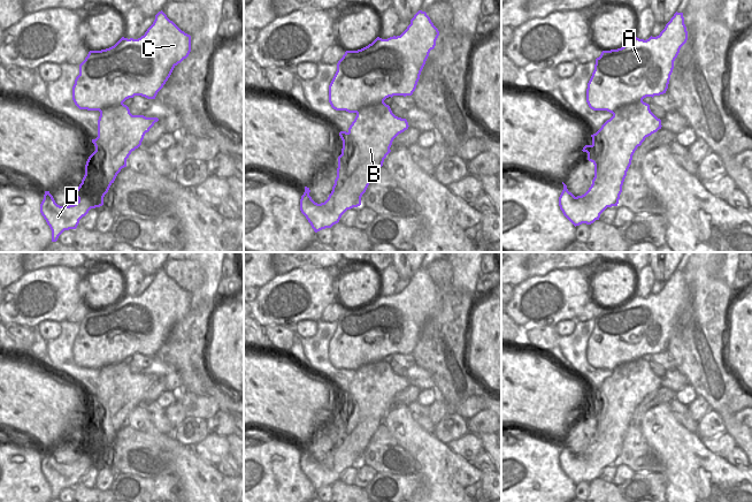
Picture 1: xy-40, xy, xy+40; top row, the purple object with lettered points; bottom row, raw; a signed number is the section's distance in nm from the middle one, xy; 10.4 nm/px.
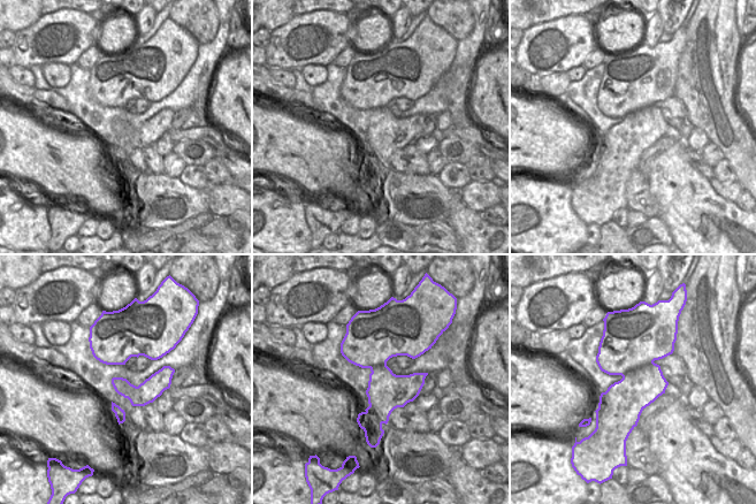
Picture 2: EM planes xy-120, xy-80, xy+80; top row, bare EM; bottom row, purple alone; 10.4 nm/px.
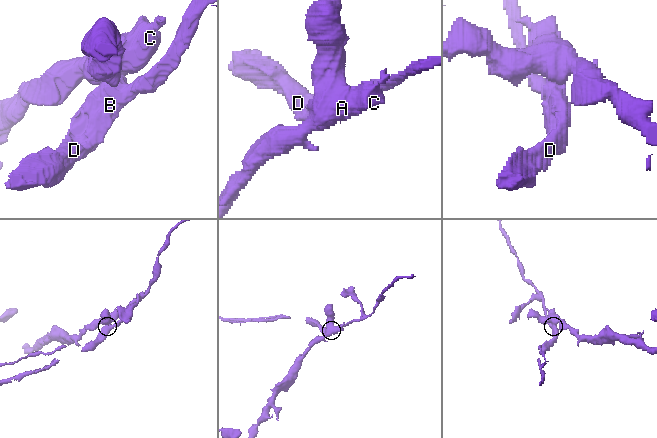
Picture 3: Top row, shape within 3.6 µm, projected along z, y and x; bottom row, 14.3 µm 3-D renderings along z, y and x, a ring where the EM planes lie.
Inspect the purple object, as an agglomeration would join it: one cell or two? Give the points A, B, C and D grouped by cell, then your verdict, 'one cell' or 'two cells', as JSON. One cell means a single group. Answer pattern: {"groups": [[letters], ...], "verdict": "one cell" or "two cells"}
{"groups": [["A", "C"], ["B", "D"]], "verdict": "two cells"}

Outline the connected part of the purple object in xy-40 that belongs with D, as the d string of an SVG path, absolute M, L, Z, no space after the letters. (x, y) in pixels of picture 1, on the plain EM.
M124 362L99 374L98 395L92 397L95 409L89 414L85 433L74 450L78 459L60 464L49 449L45 449L40 471L52 488L52 500L64 488L76 487L91 466L103 463L103 455L121 427L126 425L126 417L158 379L158 375L132 373Z

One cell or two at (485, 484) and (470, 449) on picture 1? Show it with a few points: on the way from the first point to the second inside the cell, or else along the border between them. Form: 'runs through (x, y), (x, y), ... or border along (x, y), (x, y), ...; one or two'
border along (449, 446), (470, 463); two

